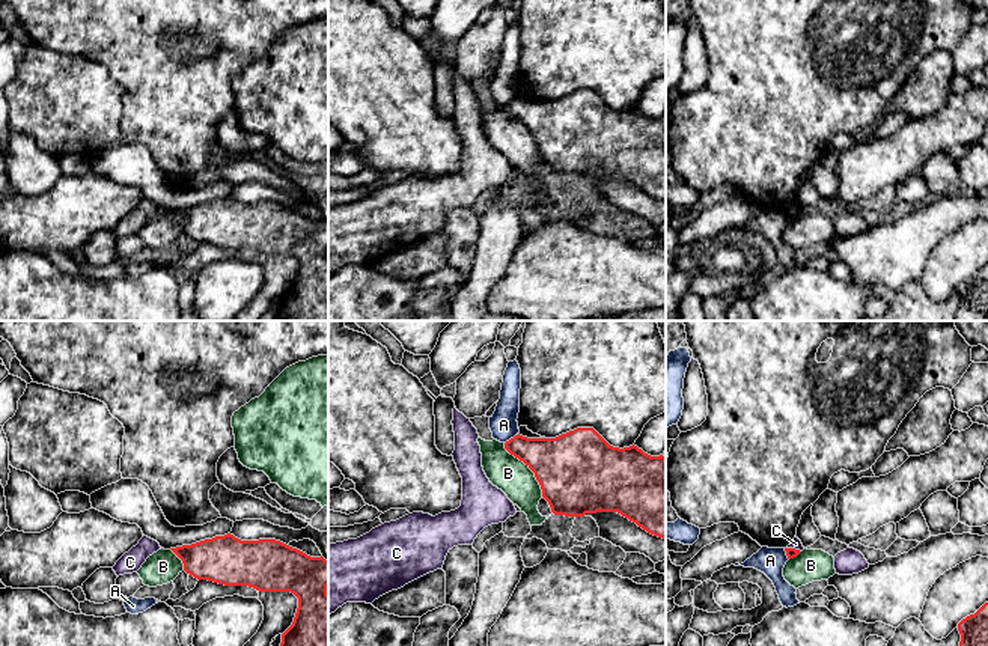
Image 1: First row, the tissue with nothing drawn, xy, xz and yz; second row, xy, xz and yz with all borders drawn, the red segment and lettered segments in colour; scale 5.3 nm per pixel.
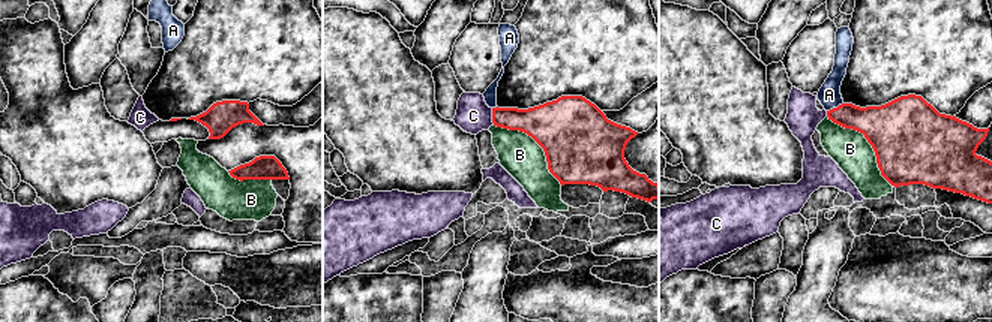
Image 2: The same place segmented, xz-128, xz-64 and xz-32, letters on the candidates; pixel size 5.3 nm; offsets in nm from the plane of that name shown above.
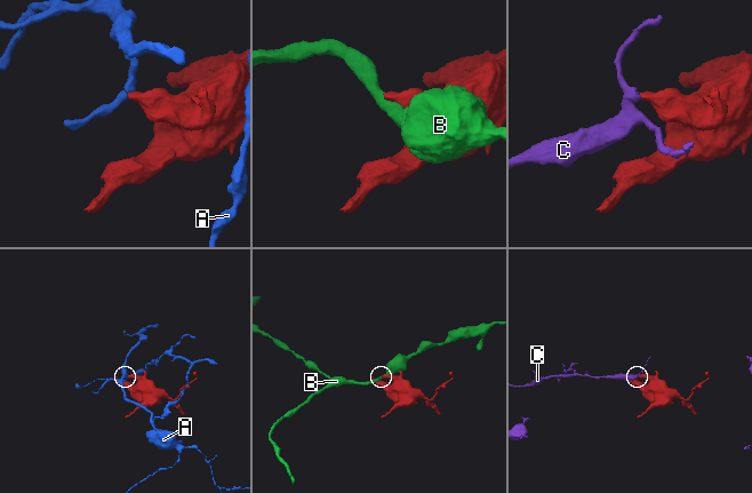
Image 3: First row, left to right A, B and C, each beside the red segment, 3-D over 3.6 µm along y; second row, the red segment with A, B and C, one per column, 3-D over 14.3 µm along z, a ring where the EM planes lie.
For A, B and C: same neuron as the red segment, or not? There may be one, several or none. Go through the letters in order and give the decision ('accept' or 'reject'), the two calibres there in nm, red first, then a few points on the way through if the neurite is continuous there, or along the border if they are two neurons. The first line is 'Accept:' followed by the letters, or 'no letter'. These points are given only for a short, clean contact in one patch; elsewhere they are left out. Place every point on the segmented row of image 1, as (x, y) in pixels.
Accept: no letter
A: reject; calibres 240 and 150 nm; border xz (518, 434), (505, 443)
B: reject; calibres 420 and 190 nm
C: reject; calibres 60 and 50 nm; border yz (786, 547), (794, 547), (800, 551)

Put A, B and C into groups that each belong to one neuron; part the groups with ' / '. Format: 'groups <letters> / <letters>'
groups A / B / C

